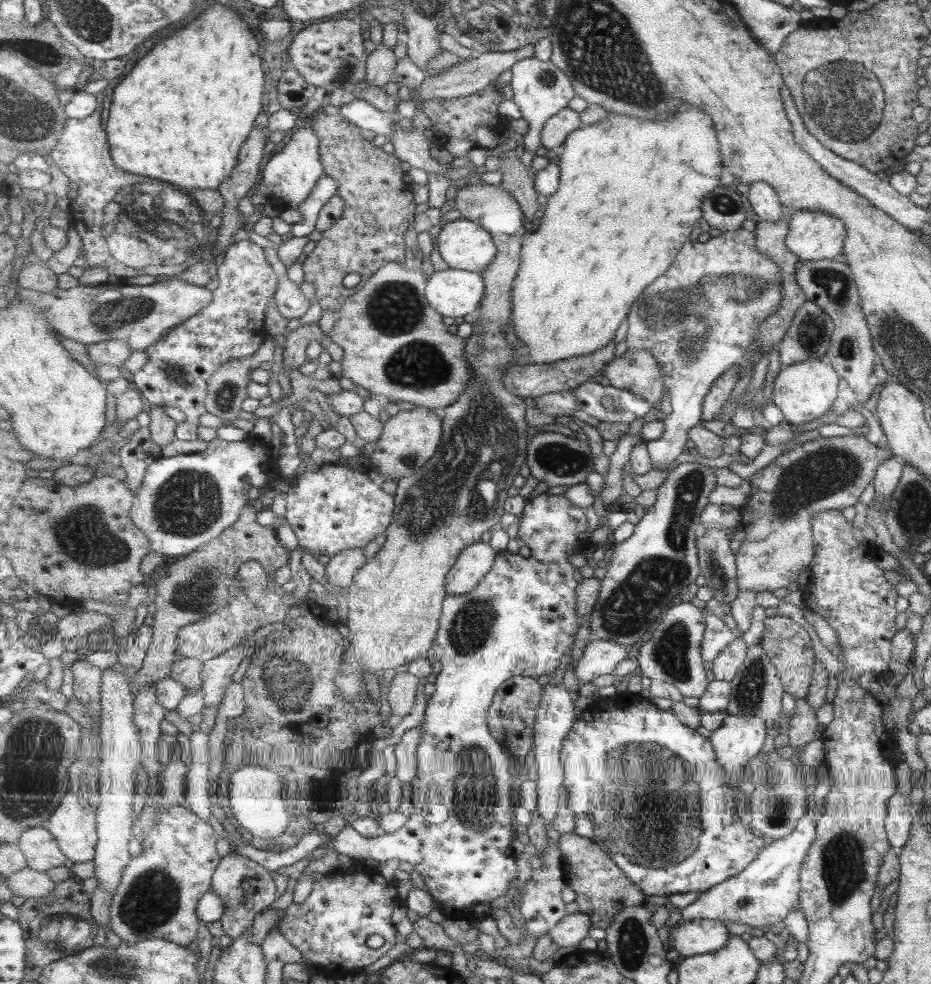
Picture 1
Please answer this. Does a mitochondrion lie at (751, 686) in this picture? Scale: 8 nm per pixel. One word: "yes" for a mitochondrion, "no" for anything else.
yes

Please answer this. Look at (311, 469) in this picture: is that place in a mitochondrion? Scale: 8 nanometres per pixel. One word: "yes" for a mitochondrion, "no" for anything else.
no

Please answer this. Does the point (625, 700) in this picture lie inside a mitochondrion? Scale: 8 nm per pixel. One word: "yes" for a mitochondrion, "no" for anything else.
no

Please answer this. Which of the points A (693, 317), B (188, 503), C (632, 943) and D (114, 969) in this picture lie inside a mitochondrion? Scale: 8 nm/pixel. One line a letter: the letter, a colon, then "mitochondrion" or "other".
A: mitochondrion
B: mitochondrion
C: mitochondrion
D: mitochondrion

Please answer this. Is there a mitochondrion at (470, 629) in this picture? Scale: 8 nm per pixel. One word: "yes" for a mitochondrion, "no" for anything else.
yes

